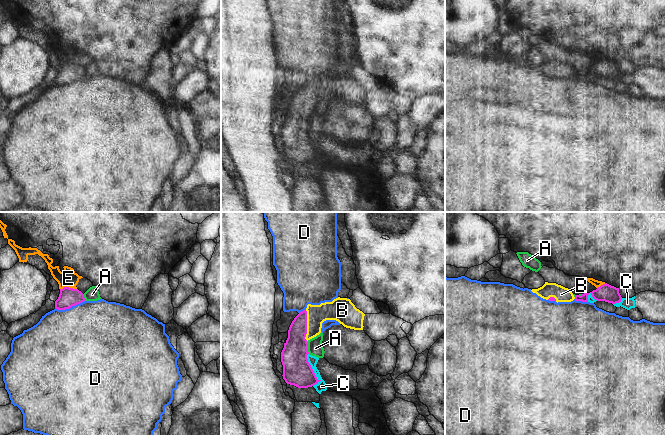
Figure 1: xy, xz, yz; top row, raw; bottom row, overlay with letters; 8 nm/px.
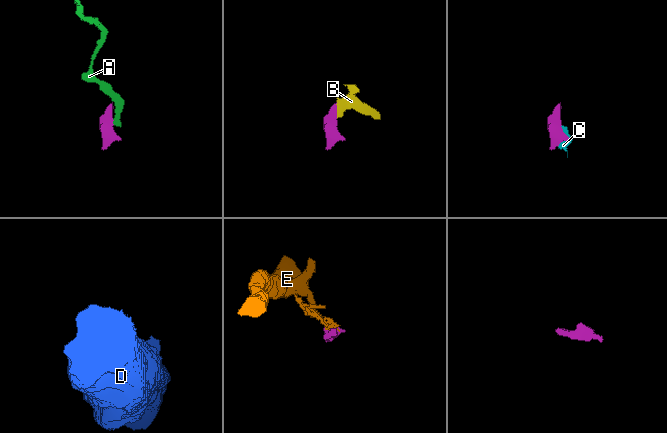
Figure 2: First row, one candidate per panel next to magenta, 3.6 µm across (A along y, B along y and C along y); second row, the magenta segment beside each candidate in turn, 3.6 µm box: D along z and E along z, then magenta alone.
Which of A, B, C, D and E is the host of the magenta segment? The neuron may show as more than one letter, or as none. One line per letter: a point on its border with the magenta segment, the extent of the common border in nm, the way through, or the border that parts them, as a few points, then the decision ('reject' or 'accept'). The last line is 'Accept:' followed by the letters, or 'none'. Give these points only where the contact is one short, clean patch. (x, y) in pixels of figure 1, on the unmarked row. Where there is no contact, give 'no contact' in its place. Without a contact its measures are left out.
A: contact xz (307, 122); length 110 nm; border xz (306, 117), (309, 129); reject
B: contact xz (306, 101); length 240 nm; accept
C: contact xz (312, 146); length 280 nm; border xz (308, 129), (308, 139), (318, 156), (313, 162); reject
D: contact xy (69, 83); length 240 nm; reject
E: contact xy (68, 63); length 140 nm; border xy (76, 64), (63, 63), (60, 65); reject
Accept: B

